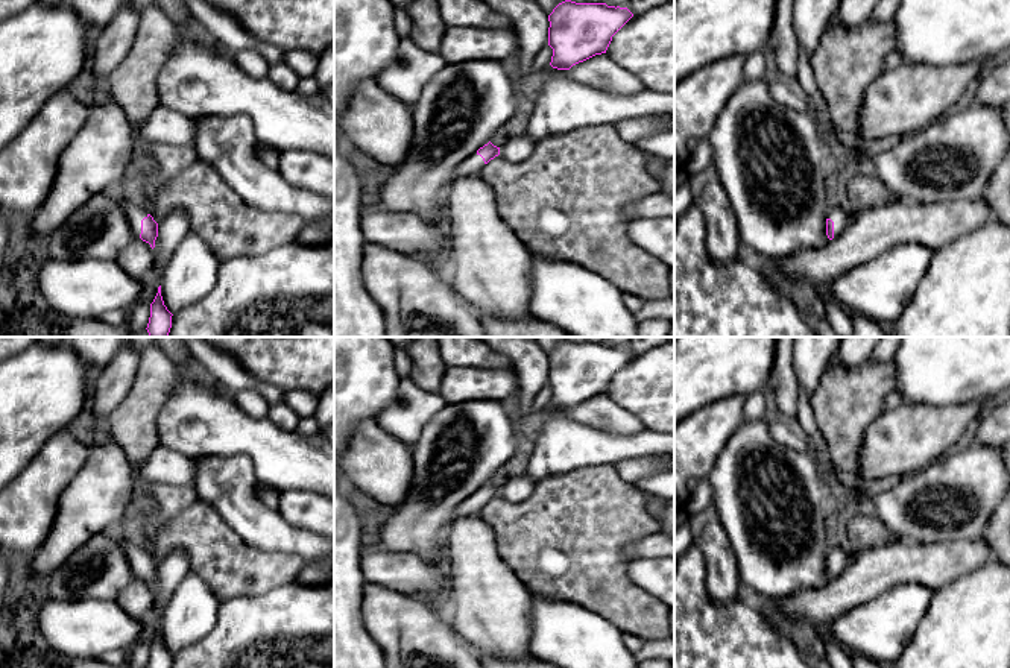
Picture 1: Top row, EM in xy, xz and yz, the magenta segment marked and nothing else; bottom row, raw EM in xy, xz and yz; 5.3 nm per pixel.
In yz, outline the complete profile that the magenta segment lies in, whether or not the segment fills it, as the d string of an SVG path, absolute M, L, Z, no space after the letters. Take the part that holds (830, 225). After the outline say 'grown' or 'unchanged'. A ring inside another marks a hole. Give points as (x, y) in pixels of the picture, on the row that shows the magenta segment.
M838 203L828 211L826 235L829 240L838 237L841 231L851 223L851 219L844 208Z; grown

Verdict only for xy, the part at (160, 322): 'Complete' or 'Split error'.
Complete

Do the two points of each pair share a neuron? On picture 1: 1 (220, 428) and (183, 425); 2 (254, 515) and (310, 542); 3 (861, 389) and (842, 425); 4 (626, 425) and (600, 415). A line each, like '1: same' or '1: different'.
1: same
2: same
3: same
4: same

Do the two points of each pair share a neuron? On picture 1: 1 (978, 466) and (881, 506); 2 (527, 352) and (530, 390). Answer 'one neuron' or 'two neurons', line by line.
1: one neuron
2: one neuron

